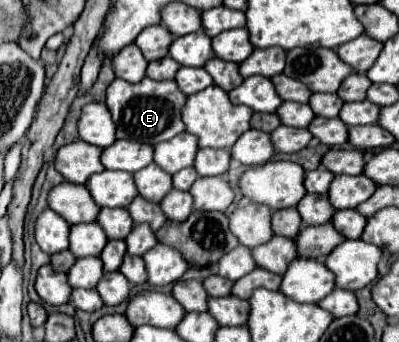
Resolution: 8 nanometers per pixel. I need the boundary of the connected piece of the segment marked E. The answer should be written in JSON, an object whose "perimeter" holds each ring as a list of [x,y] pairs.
{"perimeter":[[[144,77],[134,85],[124,79],[114,79],[106,89],[106,105],[116,123],[116,137],[148,145],[168,141],[184,131],[182,109],[186,99],[188,97],[180,91],[176,81],[154,81],[150,77]]]}

